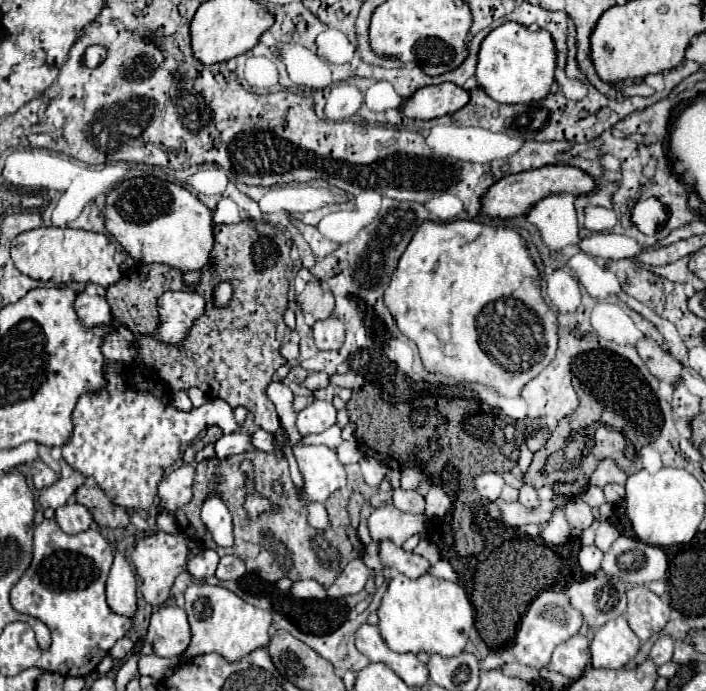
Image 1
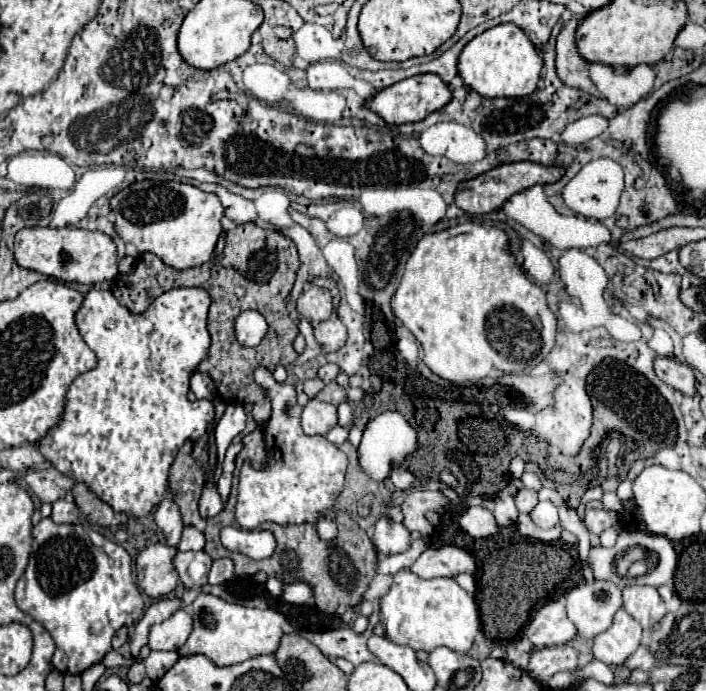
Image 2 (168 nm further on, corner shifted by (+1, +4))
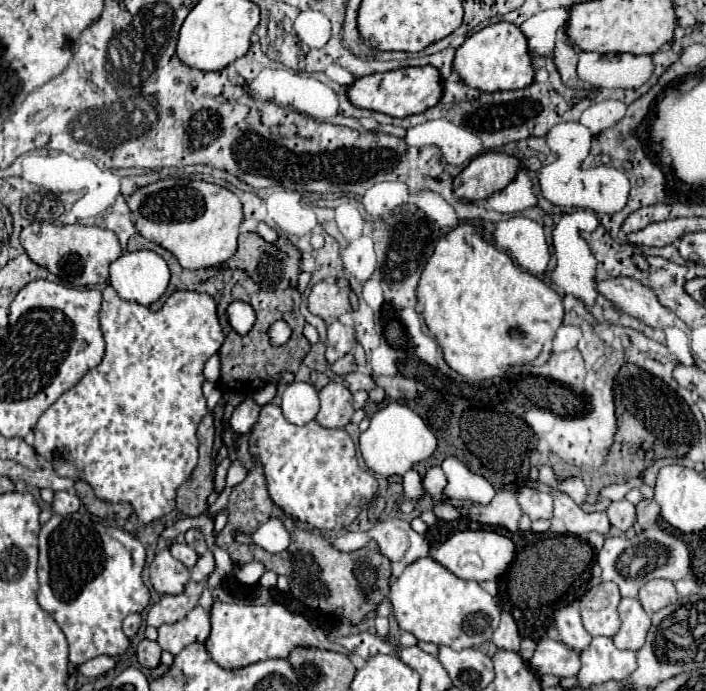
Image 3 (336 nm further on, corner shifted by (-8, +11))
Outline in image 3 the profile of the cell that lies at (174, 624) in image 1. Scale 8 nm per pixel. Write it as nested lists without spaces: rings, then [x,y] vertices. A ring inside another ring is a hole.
[[[197,605],[181,621],[161,625],[157,629],[159,631],[157,643],[161,645],[161,649],[169,651],[171,655],[177,655],[179,651],[183,651],[191,643],[197,643],[197,641],[203,643],[209,635],[209,629],[211,629],[209,613]]]

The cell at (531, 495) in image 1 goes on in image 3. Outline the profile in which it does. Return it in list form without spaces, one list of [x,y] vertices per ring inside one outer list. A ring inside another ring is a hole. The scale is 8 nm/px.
[[[531,487],[517,491],[517,501],[531,519],[551,519],[553,517],[553,495]]]

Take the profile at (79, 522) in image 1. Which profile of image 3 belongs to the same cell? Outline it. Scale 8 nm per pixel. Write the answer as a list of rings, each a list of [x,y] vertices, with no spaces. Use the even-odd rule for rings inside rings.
[[[59,491],[55,493],[55,501],[53,501],[53,511],[59,513],[59,515],[69,515],[69,513],[75,513],[79,511],[81,507],[81,501],[75,493],[69,493],[69,491]]]

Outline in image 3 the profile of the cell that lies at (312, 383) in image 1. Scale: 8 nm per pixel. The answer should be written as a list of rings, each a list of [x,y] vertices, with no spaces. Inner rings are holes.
[[[347,353],[345,357],[341,357],[341,359],[337,359],[333,365],[331,365],[331,371],[335,373],[335,375],[345,375],[345,373],[351,373],[351,371],[357,371],[357,365],[355,365],[355,361],[353,361],[353,355],[351,353]]]

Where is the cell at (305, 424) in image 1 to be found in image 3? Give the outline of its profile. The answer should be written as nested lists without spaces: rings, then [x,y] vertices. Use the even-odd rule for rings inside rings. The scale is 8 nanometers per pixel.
[[[331,381],[327,383],[321,391],[319,391],[319,399],[321,399],[321,409],[315,417],[315,421],[327,429],[335,429],[335,427],[345,427],[351,421],[353,415],[353,395],[349,393],[349,389],[339,383],[339,381]]]

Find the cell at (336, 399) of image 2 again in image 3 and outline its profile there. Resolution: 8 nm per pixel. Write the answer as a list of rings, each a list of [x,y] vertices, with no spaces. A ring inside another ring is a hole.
[[[359,371],[347,373],[347,375],[343,375],[341,379],[343,379],[343,383],[349,387],[351,393],[355,393],[355,391],[359,391],[359,389],[371,391],[371,389],[375,387],[375,381],[371,379],[371,375],[367,375],[367,373],[363,375],[363,373],[359,373]]]

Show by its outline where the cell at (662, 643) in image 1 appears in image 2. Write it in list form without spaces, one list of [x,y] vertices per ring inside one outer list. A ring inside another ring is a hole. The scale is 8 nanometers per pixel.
[[[640,646],[632,656],[628,656],[624,660],[624,664],[620,664],[620,668],[628,668],[628,670],[644,670],[648,672],[650,668],[654,668],[656,660],[652,660],[652,654],[648,652],[648,646]]]

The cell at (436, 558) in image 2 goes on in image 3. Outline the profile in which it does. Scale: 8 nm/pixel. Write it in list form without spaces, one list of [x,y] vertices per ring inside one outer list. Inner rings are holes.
[[[461,531],[449,537],[445,543],[433,547],[431,557],[441,563],[445,569],[455,573],[461,579],[473,579],[473,581],[487,581],[495,579],[505,573],[509,563],[515,557],[515,545],[509,537],[503,537],[495,531]]]

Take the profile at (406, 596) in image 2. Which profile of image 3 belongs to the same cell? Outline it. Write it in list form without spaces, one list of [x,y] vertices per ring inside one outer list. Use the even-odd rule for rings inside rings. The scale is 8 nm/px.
[[[431,557],[417,559],[407,565],[401,577],[391,579],[389,601],[403,631],[413,633],[419,641],[447,645],[451,649],[479,647],[485,643],[497,629],[501,615],[497,601],[477,581],[465,581],[453,575]]]

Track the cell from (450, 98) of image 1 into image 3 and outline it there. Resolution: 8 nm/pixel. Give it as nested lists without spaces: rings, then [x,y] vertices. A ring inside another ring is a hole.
[[[433,65],[425,67],[405,67],[387,73],[373,73],[367,77],[359,77],[353,87],[347,91],[351,103],[361,109],[373,109],[391,117],[409,117],[423,113],[425,109],[435,107],[443,97],[443,81],[439,71]]]

